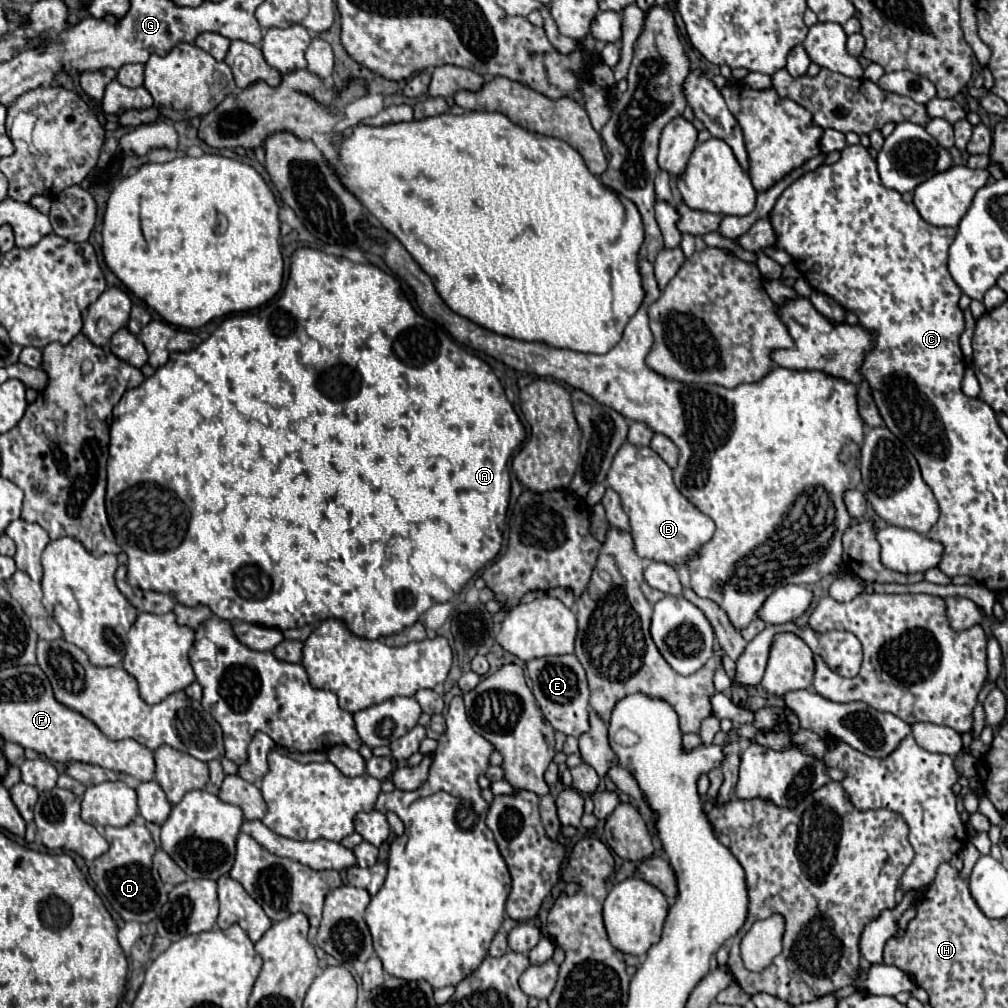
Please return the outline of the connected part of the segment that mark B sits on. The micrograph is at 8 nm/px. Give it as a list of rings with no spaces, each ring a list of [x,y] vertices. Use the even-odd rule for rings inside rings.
[[[621,445],[607,475],[607,483],[619,493],[623,511],[629,517],[633,545],[639,557],[651,561],[663,561],[667,565],[687,565],[699,549],[711,541],[715,523],[709,515],[701,513],[691,501],[687,501],[673,483],[669,465],[649,447]]]

